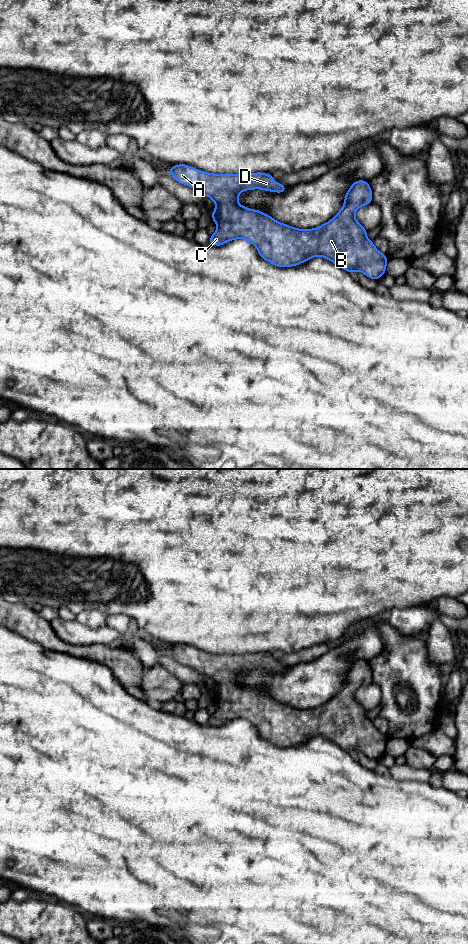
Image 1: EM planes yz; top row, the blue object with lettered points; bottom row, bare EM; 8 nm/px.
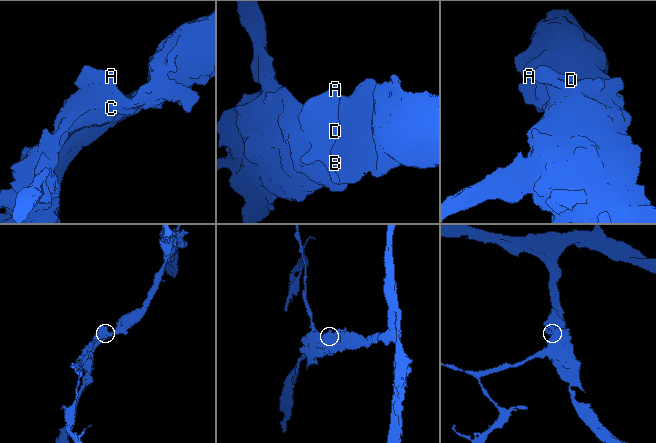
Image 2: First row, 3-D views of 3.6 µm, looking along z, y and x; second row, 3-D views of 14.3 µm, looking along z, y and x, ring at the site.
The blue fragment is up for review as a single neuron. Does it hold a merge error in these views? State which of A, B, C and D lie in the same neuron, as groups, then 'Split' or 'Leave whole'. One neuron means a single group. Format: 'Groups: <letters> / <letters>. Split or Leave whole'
Groups: A B C D. Leave whole

